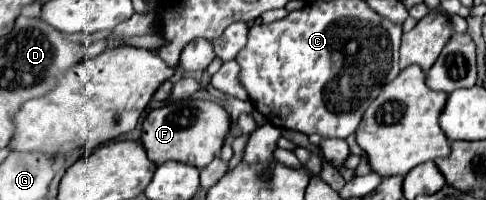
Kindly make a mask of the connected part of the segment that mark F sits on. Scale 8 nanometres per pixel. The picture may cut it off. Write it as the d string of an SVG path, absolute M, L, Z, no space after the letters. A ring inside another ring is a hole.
M206 99L170 101L168 105L152 109L146 115L142 123L140 143L144 145L148 159L154 161L156 165L162 165L172 159L204 169L222 149L224 135L228 133L228 129L230 129L230 115L216 101L206 101Z

